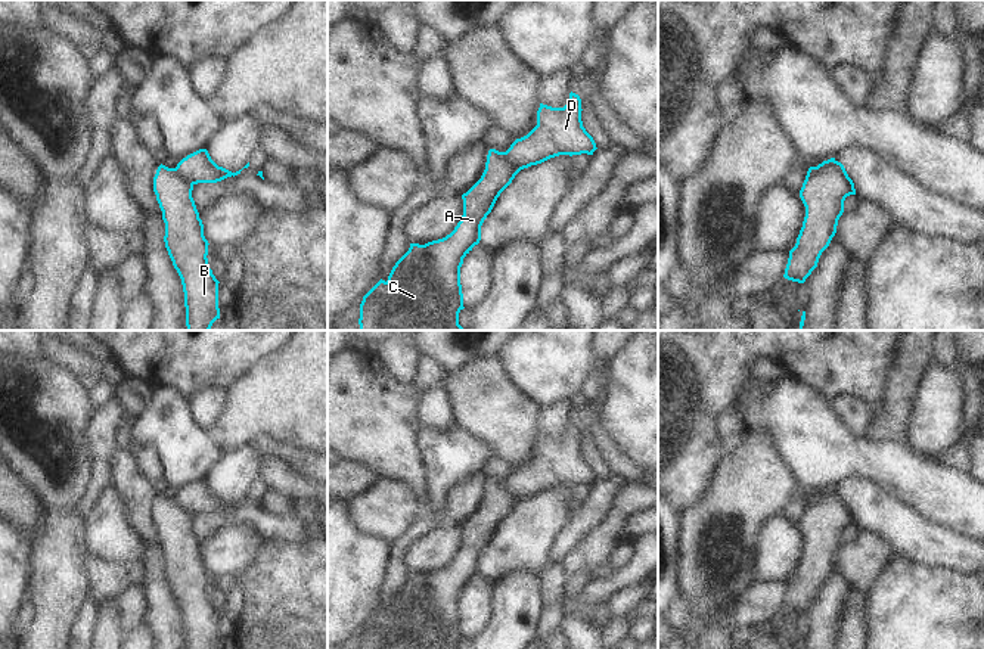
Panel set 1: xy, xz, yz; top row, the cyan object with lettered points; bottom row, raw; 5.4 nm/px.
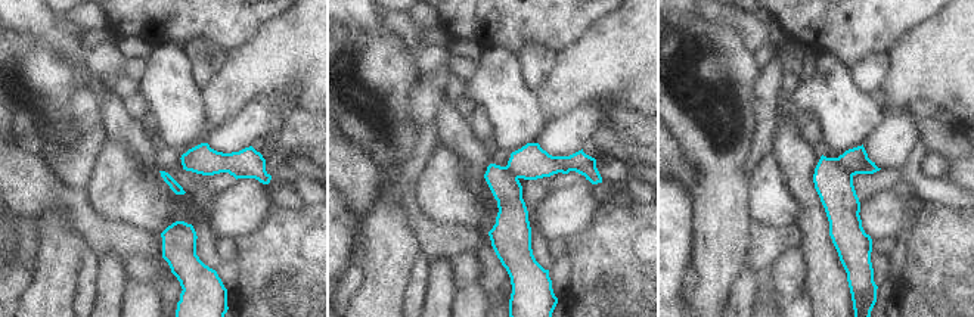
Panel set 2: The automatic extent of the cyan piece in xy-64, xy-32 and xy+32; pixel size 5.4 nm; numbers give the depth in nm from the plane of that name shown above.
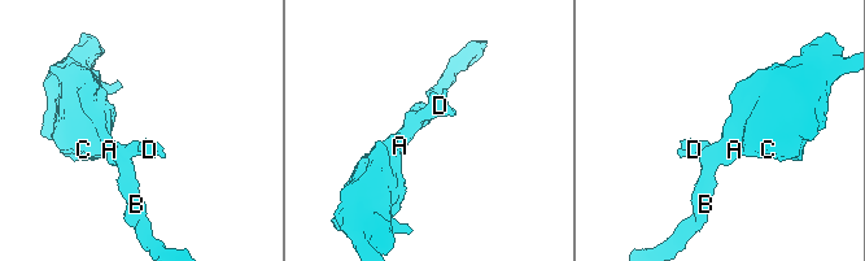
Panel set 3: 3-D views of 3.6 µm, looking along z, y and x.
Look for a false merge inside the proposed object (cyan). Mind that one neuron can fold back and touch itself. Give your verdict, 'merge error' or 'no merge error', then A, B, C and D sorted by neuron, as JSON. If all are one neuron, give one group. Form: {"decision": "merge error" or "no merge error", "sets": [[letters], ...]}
{"decision": "merge error", "sets": [["A", "B", "C"], ["D"]]}

